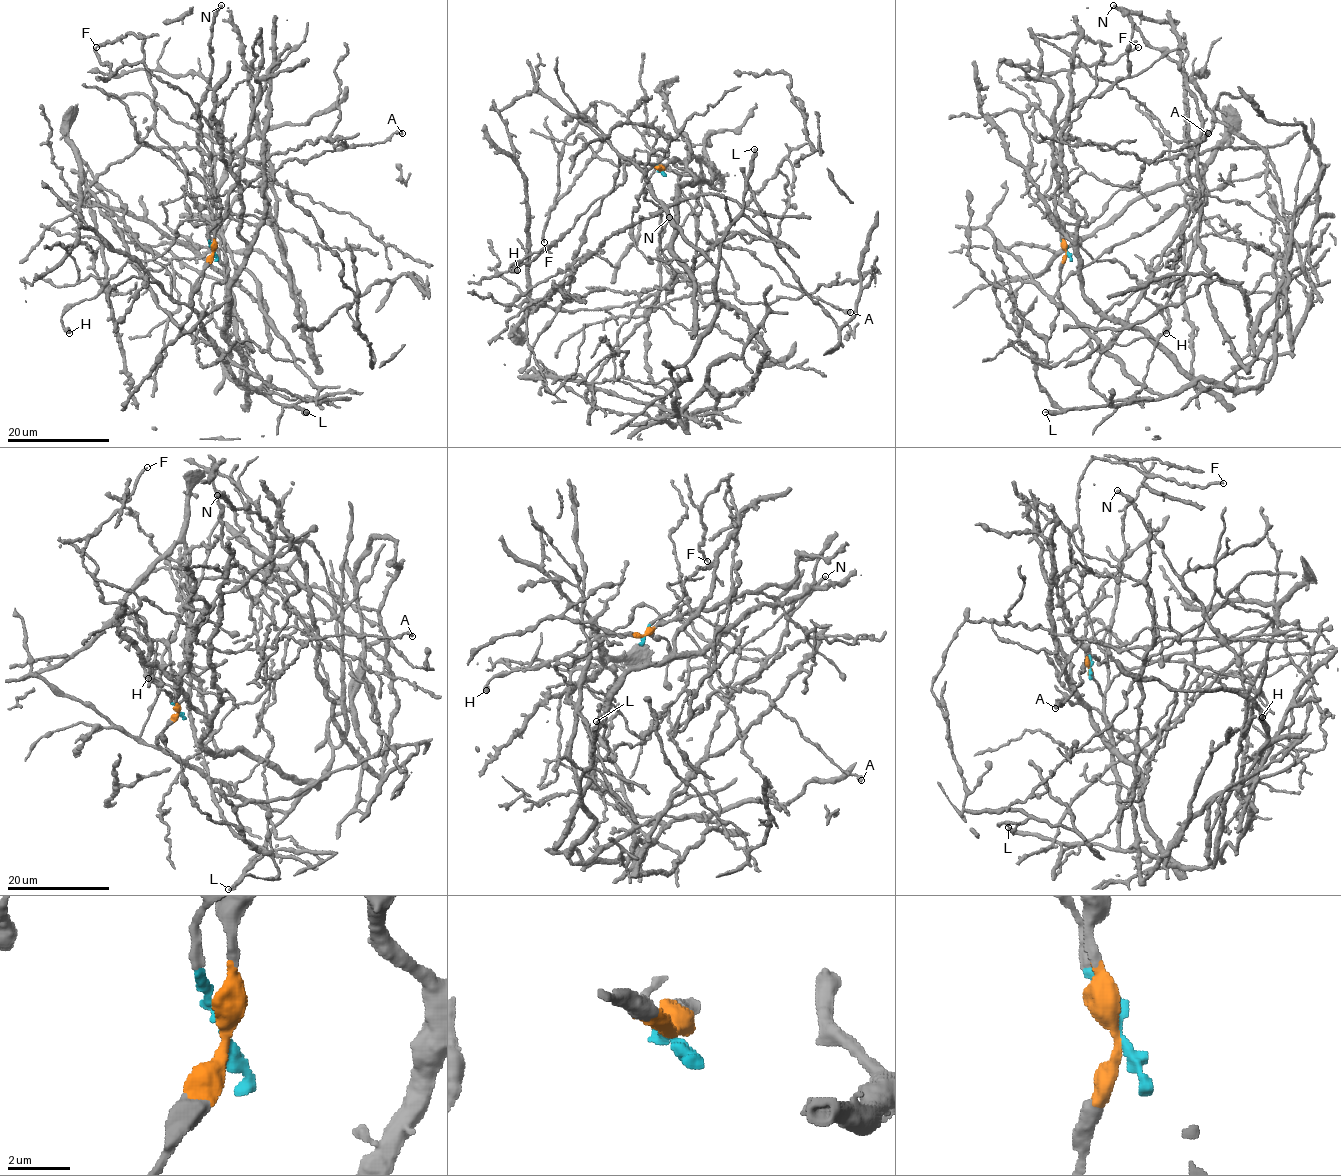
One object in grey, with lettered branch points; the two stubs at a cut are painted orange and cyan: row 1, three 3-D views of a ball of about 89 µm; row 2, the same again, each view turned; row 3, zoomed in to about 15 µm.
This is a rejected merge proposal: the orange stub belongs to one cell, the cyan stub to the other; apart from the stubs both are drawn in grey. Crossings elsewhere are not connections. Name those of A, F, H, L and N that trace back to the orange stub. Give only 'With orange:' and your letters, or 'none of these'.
With orange: H, L, N

